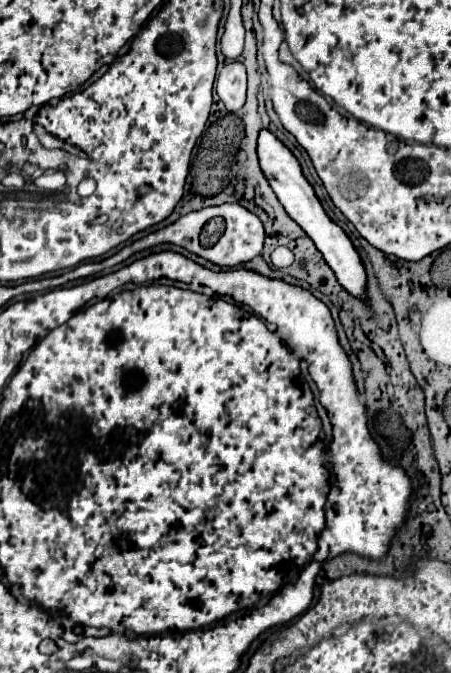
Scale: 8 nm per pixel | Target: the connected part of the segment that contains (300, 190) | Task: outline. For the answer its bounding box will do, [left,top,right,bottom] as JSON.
[259,130,367,300]

